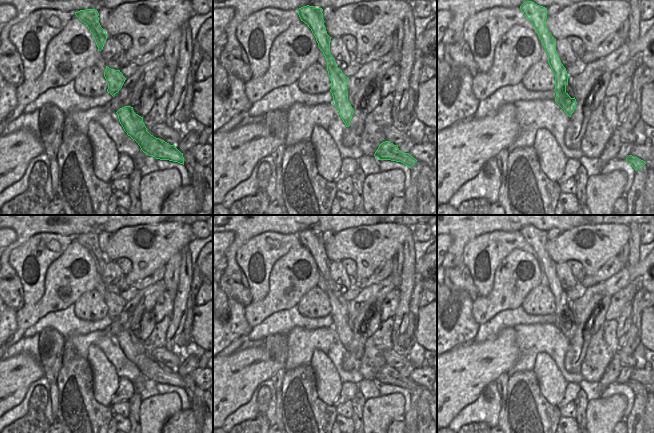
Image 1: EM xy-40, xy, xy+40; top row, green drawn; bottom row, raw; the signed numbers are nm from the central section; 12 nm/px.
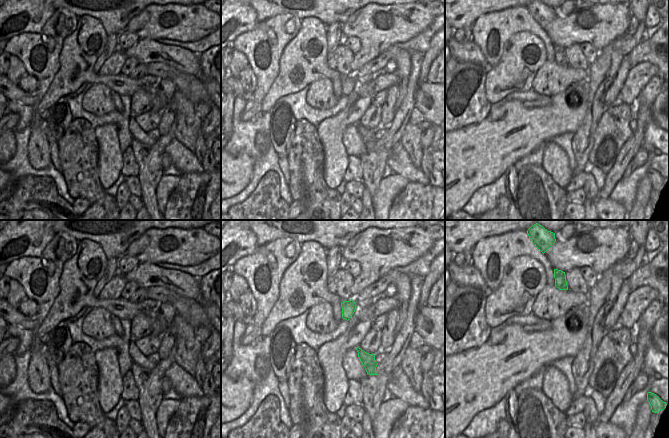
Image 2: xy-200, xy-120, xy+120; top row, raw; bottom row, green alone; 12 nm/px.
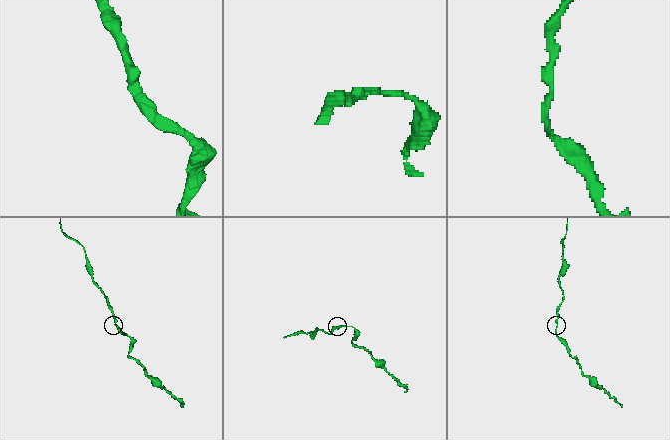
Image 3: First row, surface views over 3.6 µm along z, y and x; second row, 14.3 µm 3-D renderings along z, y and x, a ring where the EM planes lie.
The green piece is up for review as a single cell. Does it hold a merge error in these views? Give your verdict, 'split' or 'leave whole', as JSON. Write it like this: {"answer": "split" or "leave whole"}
{"answer": "leave whole"}

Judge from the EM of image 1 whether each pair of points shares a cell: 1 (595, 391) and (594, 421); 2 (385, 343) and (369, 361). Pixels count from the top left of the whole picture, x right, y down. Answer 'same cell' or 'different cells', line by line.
1: different cells
2: same cell

